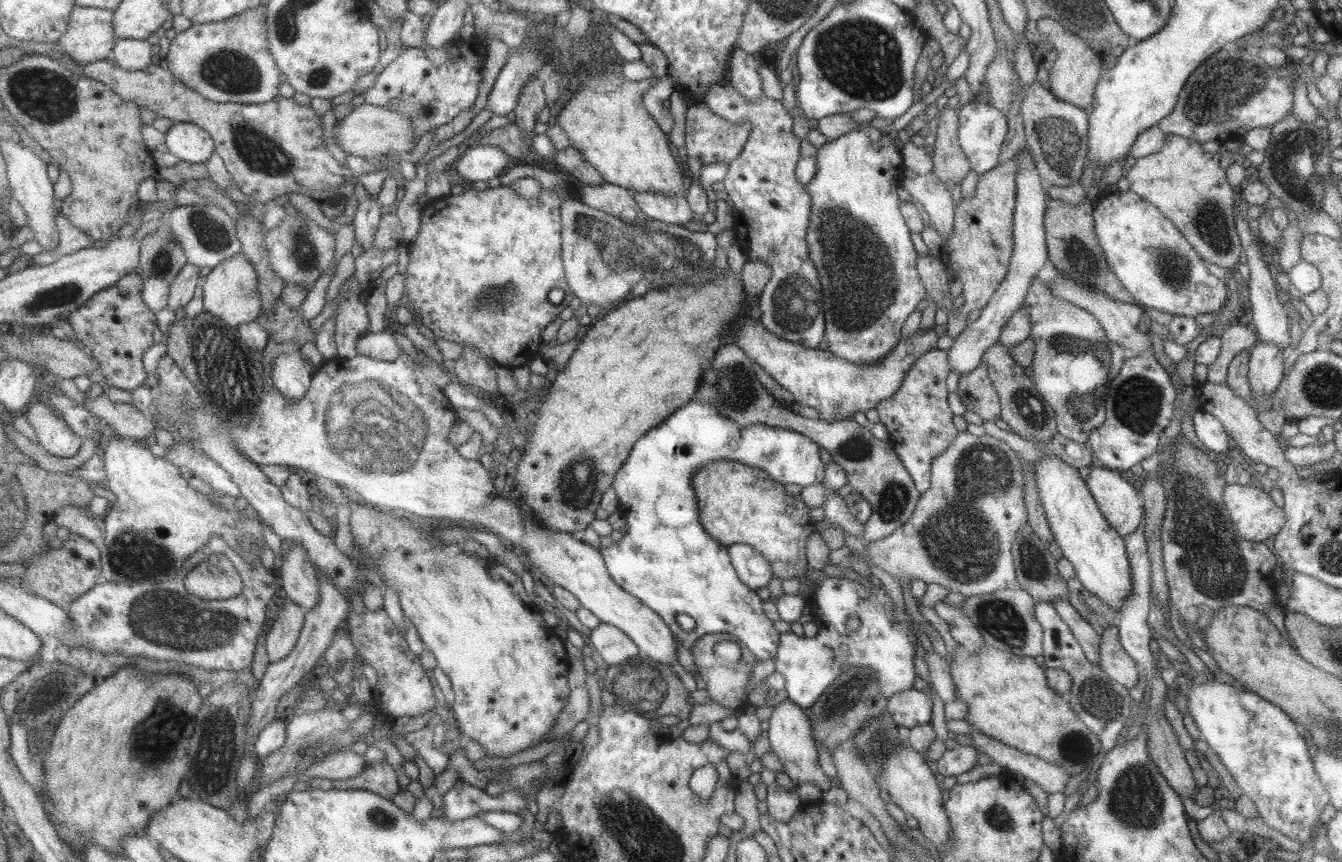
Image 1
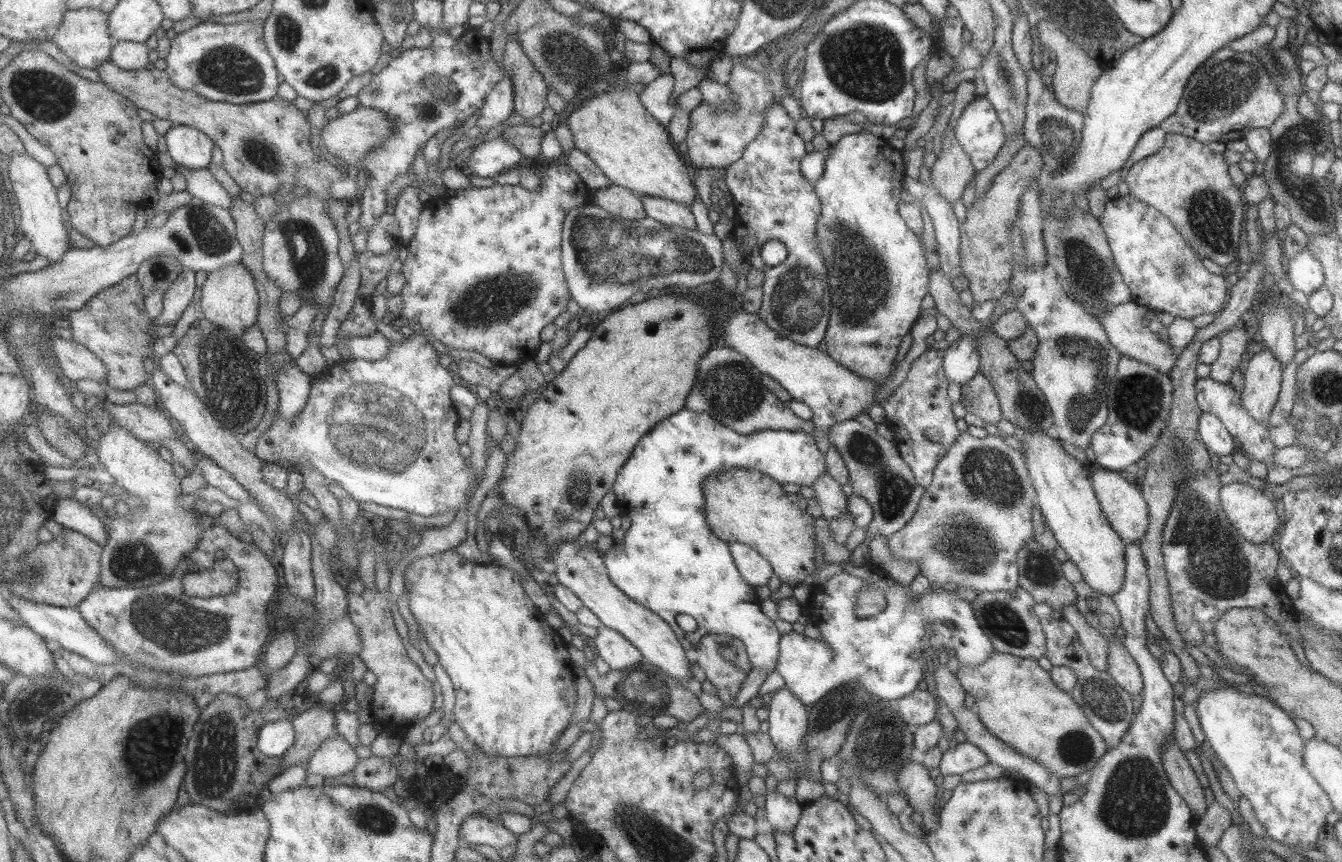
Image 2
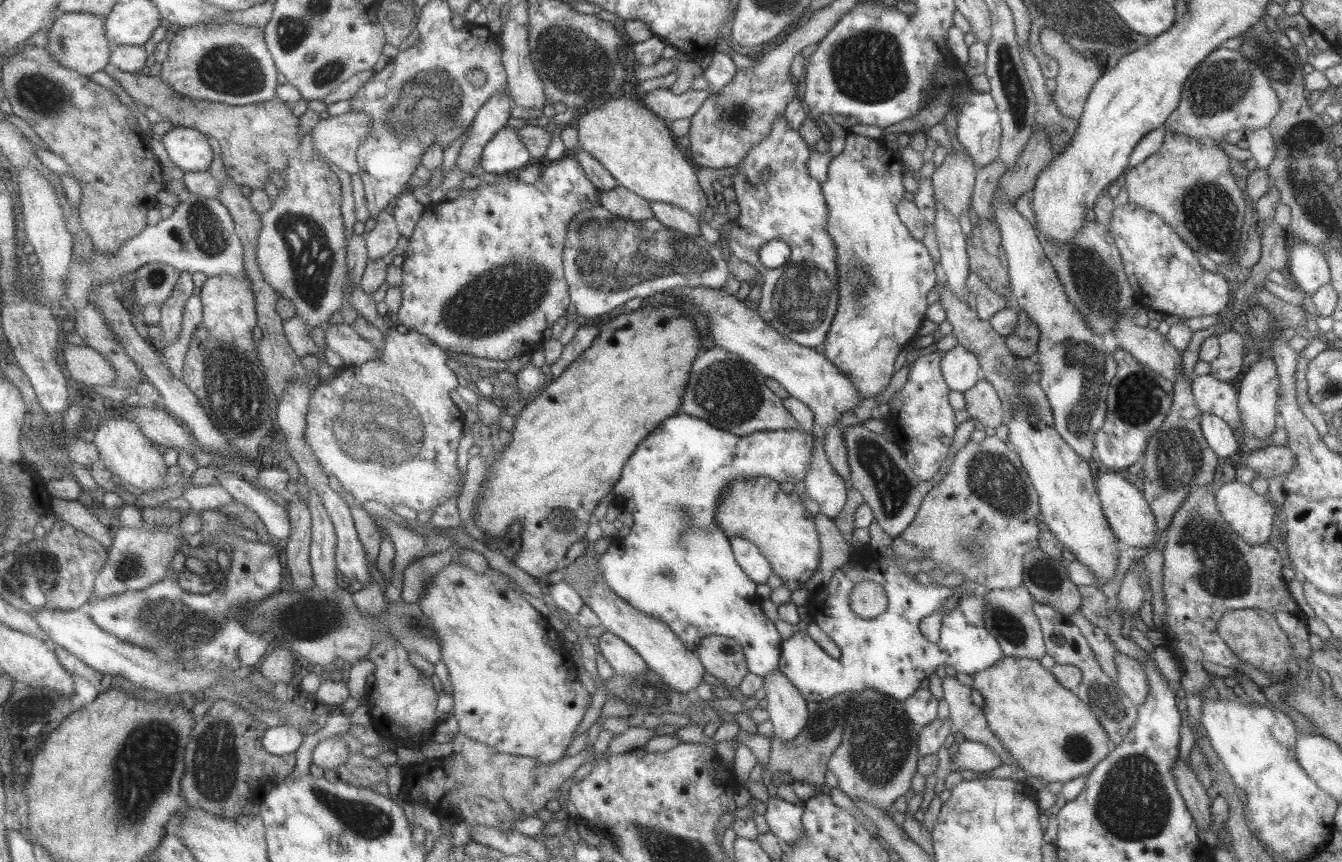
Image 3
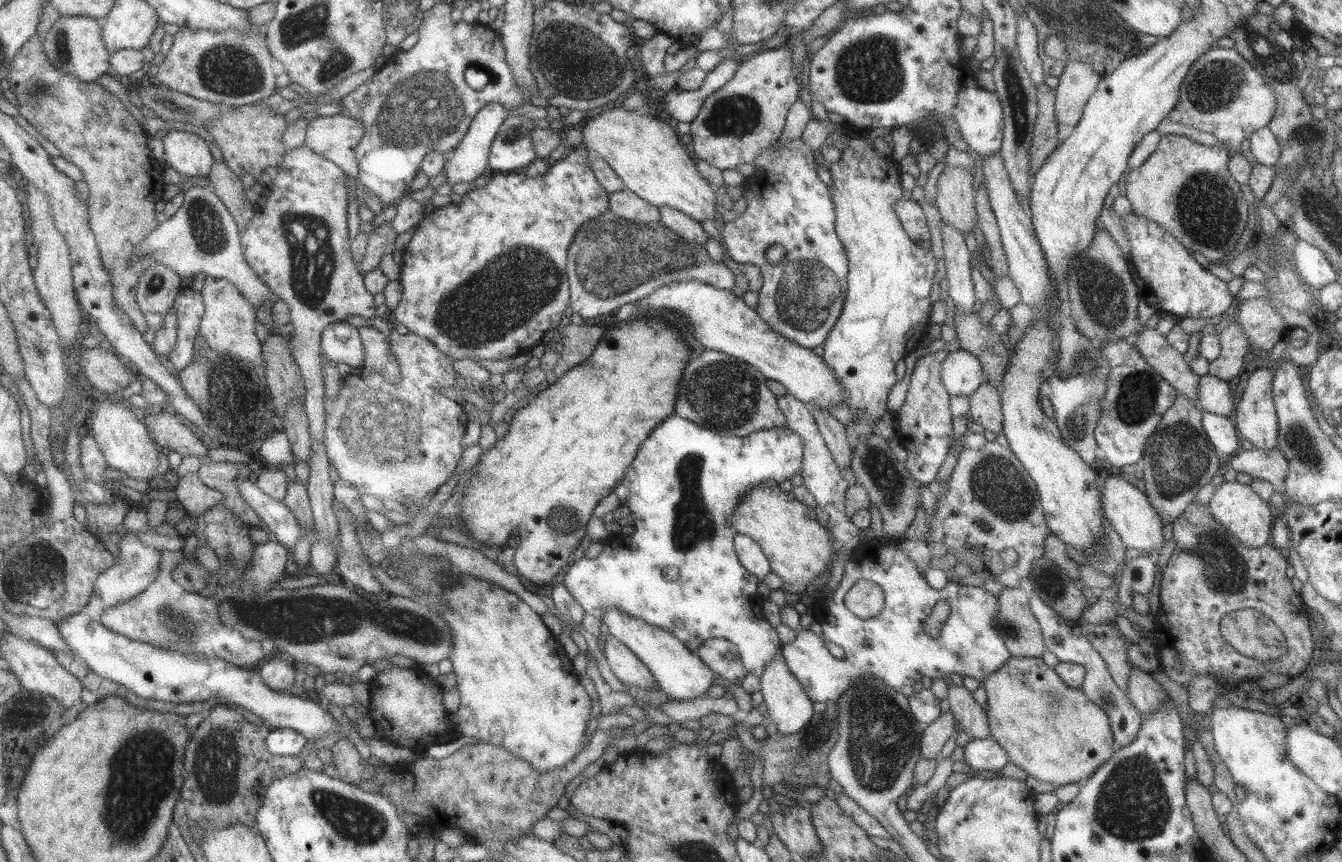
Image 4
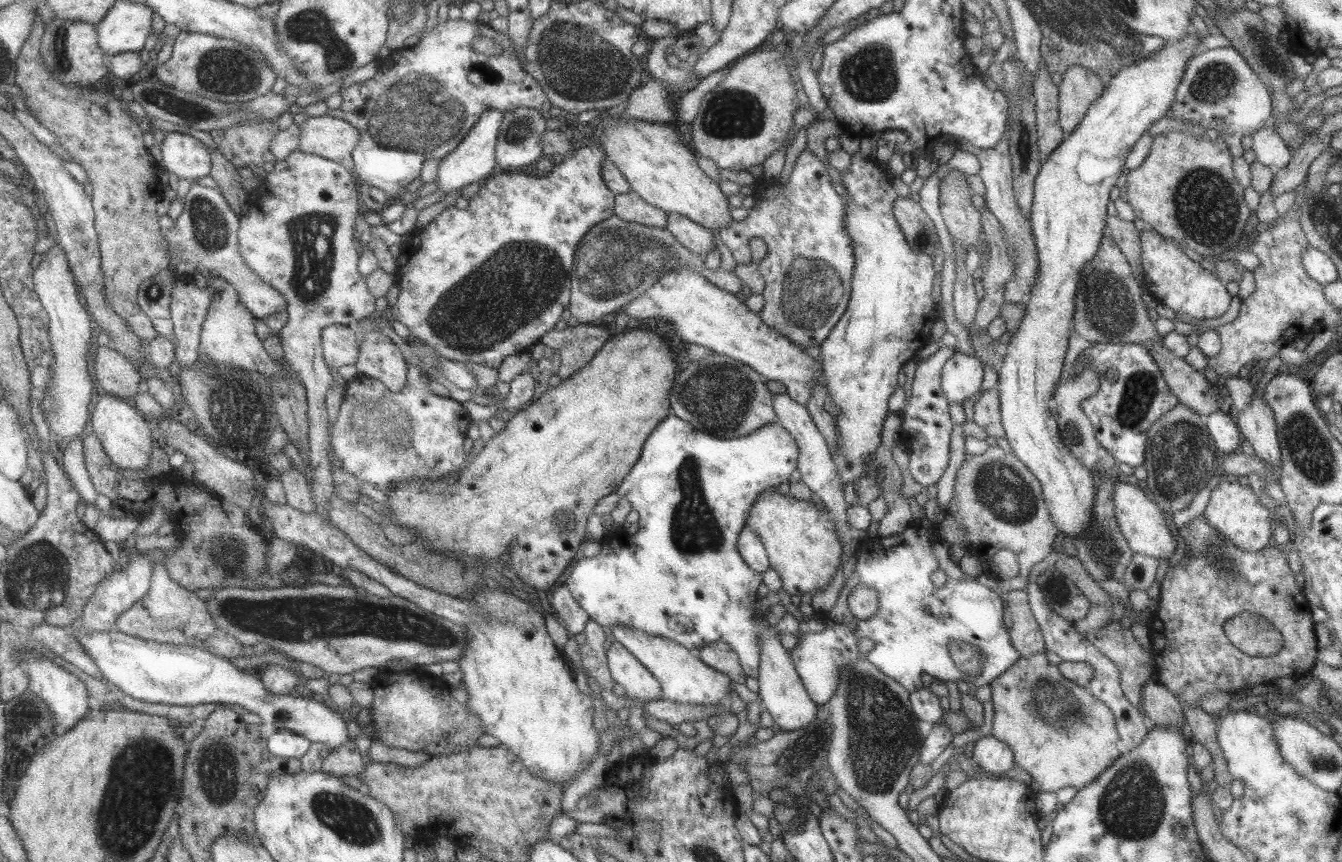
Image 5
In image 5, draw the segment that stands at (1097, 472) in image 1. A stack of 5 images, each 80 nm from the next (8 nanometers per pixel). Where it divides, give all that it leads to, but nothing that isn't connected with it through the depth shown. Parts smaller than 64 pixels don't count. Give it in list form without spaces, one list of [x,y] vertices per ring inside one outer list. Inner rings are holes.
[[[1117,482],[1111,490],[1111,503],[1114,521],[1133,553],[1152,556],[1157,560],[1170,556],[1176,545],[1175,530],[1167,525],[1159,506],[1150,497],[1145,496],[1136,484],[1131,486],[1125,482]]]

